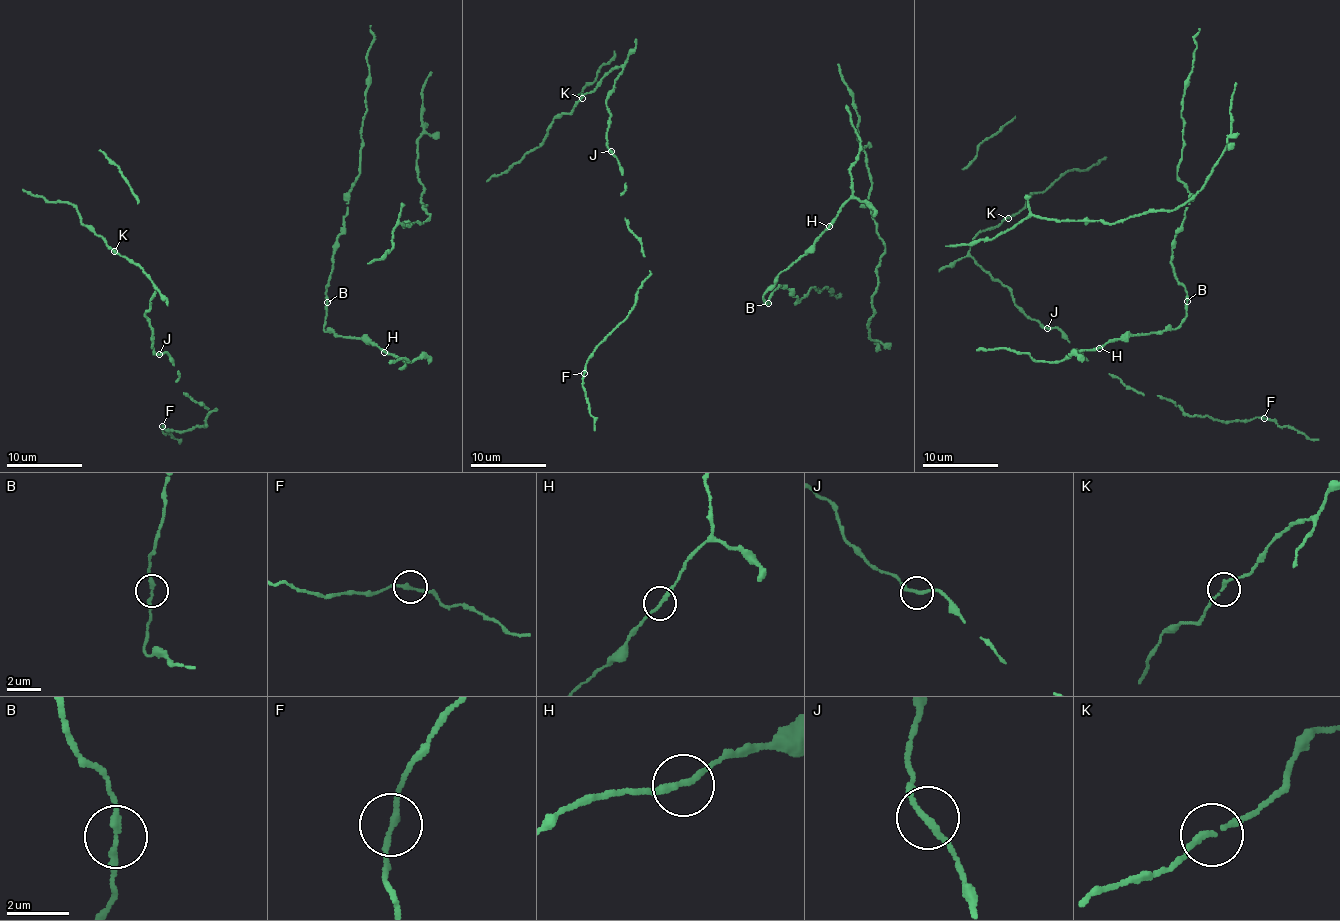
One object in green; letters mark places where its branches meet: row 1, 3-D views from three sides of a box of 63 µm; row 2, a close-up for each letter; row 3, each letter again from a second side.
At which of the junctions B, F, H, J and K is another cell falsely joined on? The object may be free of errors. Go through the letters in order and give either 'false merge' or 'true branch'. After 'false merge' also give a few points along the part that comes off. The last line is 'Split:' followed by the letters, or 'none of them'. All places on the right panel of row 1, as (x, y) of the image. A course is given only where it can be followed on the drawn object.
B: true branch
F: true branch
H: true branch
J: true branch
K: true branch
Split: none of them

